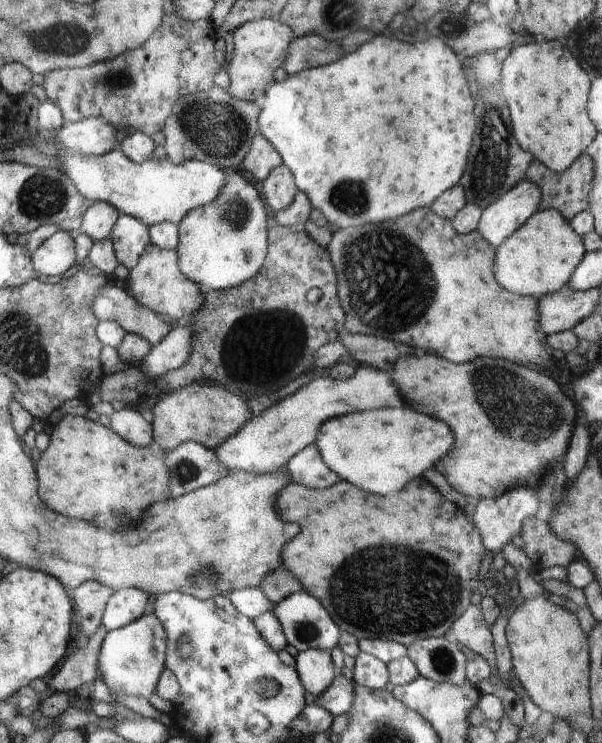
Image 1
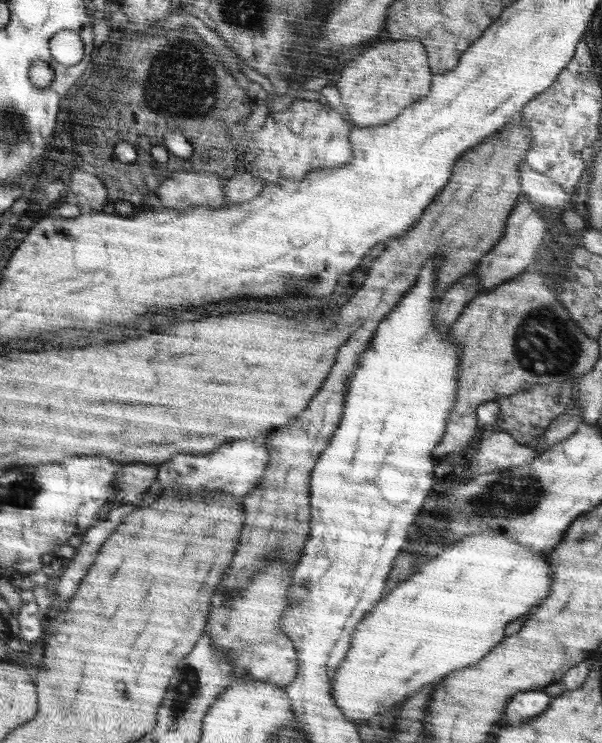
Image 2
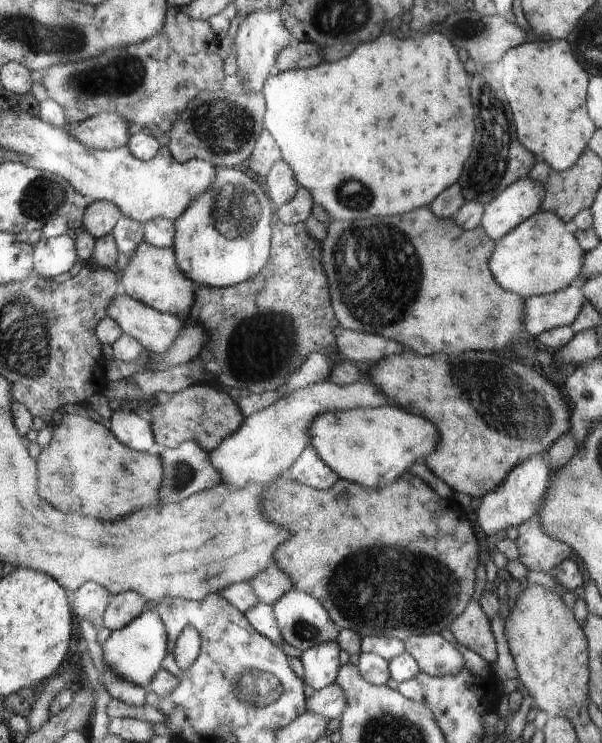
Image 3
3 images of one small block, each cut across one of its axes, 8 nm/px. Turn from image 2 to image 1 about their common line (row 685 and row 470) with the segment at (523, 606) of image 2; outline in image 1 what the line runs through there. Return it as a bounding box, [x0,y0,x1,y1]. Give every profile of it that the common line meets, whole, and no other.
[315,408,454,496]

